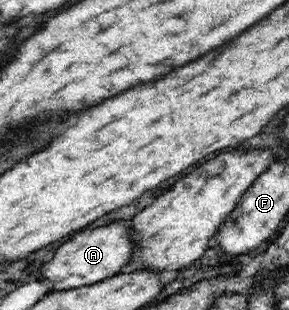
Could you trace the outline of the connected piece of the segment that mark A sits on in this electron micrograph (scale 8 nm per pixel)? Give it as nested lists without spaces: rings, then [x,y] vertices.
[[[123,220],[109,228],[97,228],[91,234],[89,232],[75,234],[69,242],[57,248],[55,258],[41,268],[43,278],[53,282],[53,290],[69,290],[85,284],[95,284],[119,274],[120,268],[127,265],[131,252],[135,250],[135,245],[129,237],[131,232],[129,226],[131,226],[131,220]]]

